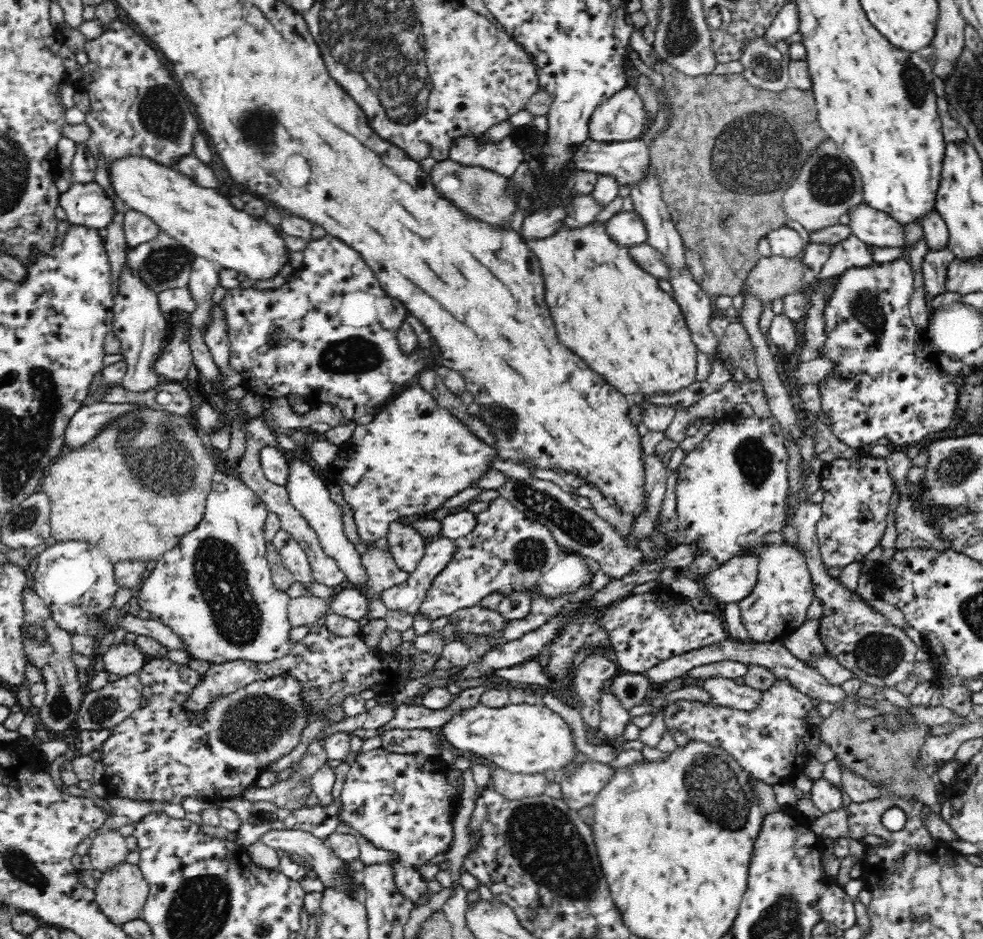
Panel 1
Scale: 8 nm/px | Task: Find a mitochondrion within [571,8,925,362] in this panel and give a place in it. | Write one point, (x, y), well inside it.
(754, 156)

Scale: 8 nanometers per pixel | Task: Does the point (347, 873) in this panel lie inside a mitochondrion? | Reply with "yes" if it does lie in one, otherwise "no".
no

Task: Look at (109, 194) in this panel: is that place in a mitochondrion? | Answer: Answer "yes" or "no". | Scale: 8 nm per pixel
no

